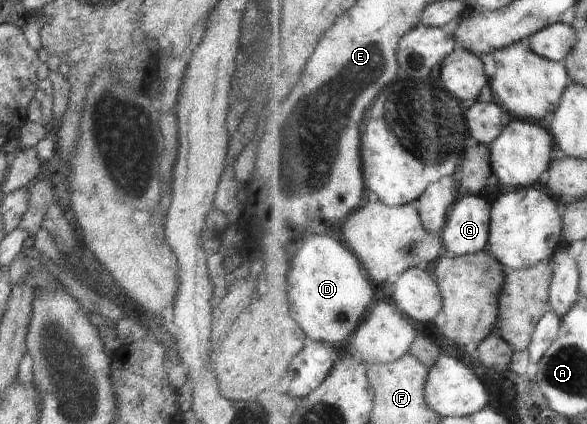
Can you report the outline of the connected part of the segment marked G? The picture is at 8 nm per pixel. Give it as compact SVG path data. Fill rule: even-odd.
M468 195L460 199L444 229L444 245L450 253L480 253L490 243L492 207L484 197Z

